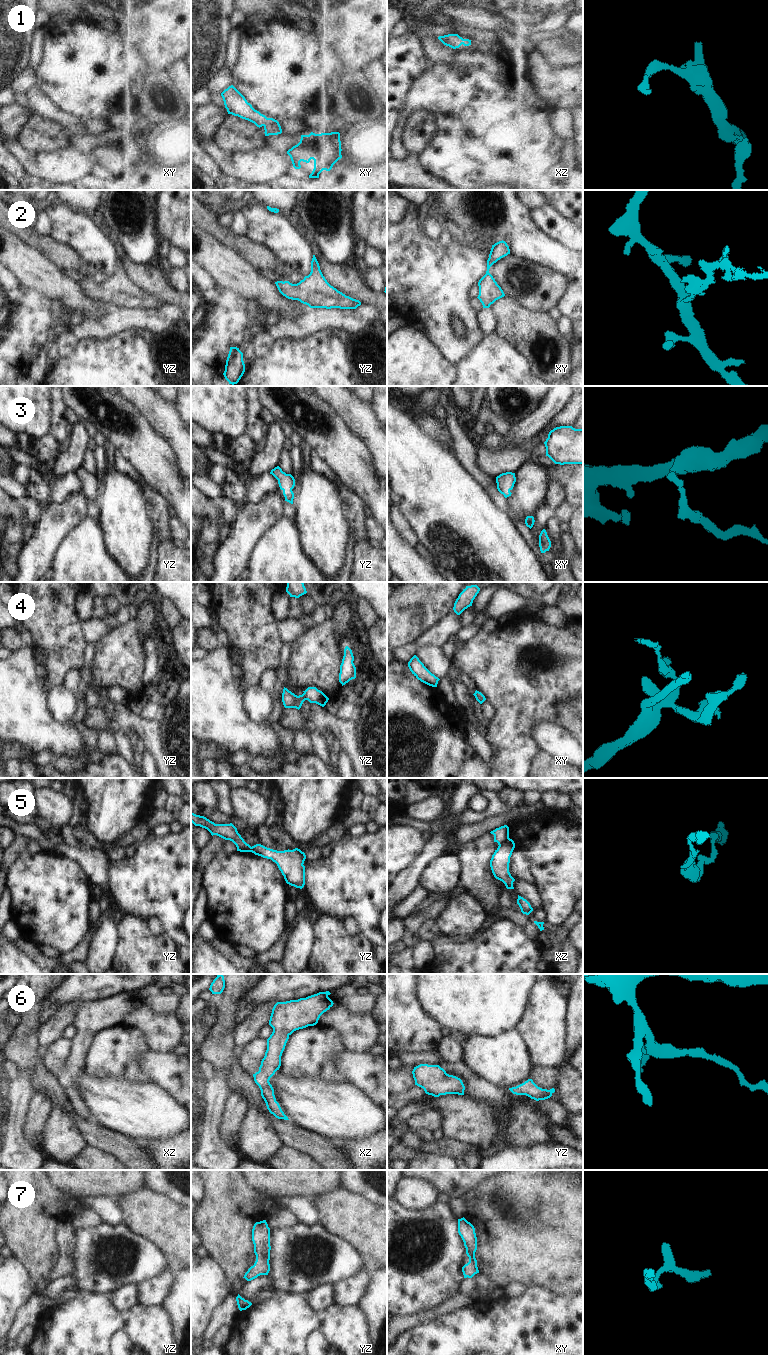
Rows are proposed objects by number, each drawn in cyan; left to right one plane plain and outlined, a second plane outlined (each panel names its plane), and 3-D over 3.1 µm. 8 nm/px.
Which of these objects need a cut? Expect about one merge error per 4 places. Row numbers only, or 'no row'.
5

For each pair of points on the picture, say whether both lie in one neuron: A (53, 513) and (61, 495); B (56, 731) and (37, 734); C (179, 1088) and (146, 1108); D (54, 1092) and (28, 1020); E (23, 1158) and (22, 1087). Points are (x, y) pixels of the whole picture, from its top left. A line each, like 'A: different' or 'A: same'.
A: different
B: same
C: different
D: same
E: same

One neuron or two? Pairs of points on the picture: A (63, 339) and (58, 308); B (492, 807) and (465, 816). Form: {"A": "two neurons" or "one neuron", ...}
{"A": "one neuron", "B": "one neuron"}

